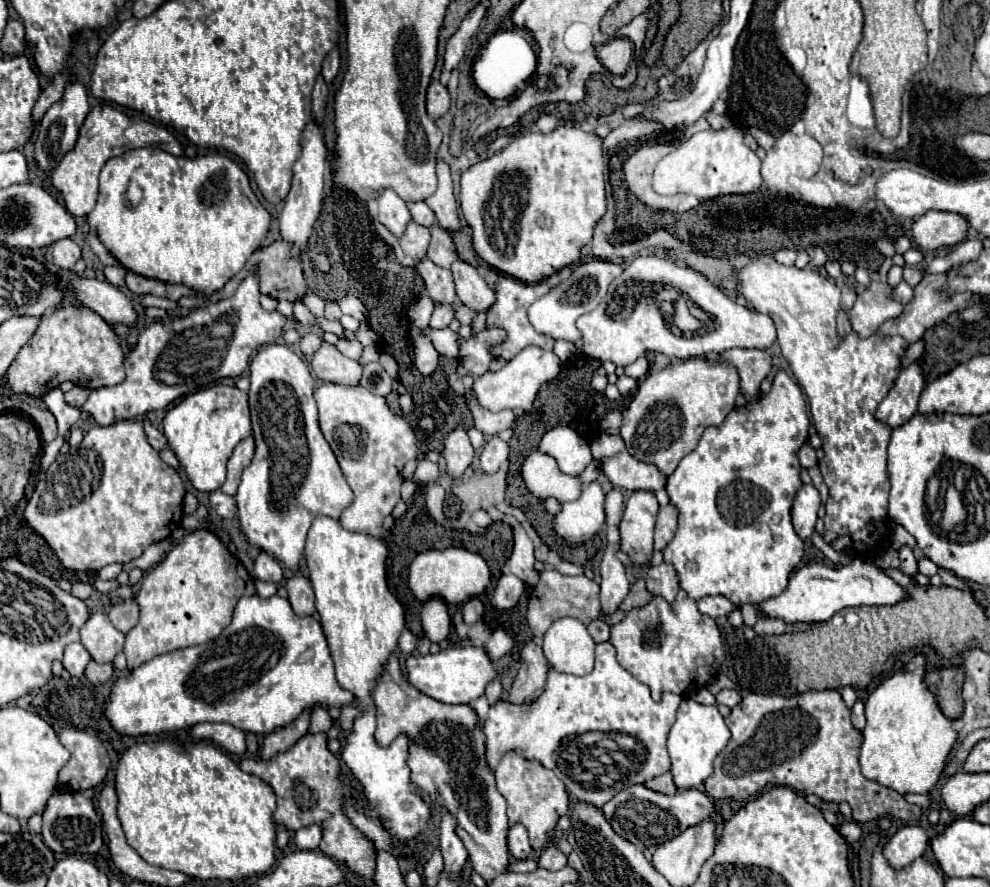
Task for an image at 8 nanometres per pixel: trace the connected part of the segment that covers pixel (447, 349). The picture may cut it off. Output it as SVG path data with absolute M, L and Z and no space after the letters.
M411 326L410 336L412 339L415 335L419 335L419 333L425 333L431 337L431 341L433 341L435 349L439 351L439 355L443 355L443 357L457 357L459 355L459 343L457 343L459 335L455 331L451 331L449 328L433 331L430 327L421 329Z

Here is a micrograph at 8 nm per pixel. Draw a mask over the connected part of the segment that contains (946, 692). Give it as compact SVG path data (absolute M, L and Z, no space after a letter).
M963 667L935 669L925 675L925 683L929 685L929 691L937 697L939 709L951 721L963 713L963 697L961 697L963 679L965 679Z

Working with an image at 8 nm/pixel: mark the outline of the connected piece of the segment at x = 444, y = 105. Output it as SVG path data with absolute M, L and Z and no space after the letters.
M431 81L427 91L427 113L431 119L443 117L451 107L451 97L439 81Z

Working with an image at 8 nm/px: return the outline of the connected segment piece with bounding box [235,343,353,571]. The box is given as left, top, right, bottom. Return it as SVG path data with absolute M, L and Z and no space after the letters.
M279 343L265 345L251 361L249 405L251 405L253 437L257 439L257 449L251 465L243 469L241 483L235 495L237 517L241 531L247 535L247 541L265 553L273 553L273 557L277 557L291 571L297 571L303 559L305 537L313 519L319 515L339 519L343 509L347 509L353 503L353 491L347 485L339 463L319 429L313 387L315 381L305 361L297 357L287 345Z

